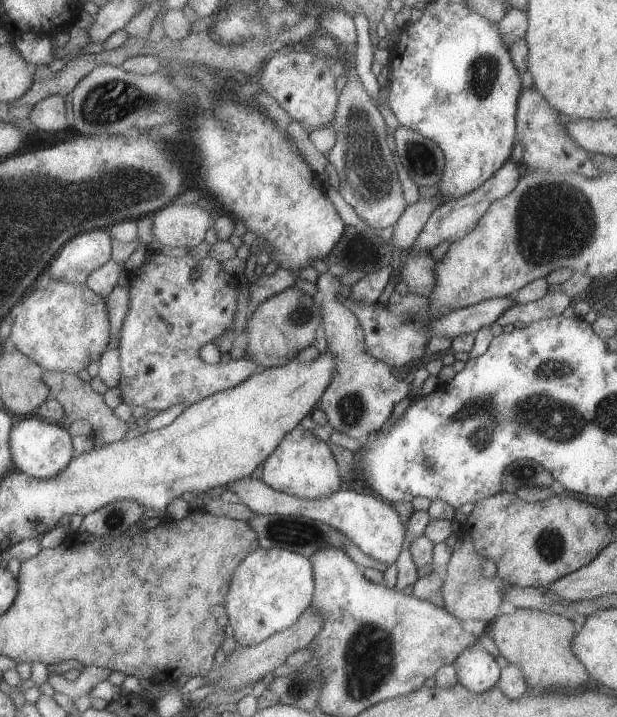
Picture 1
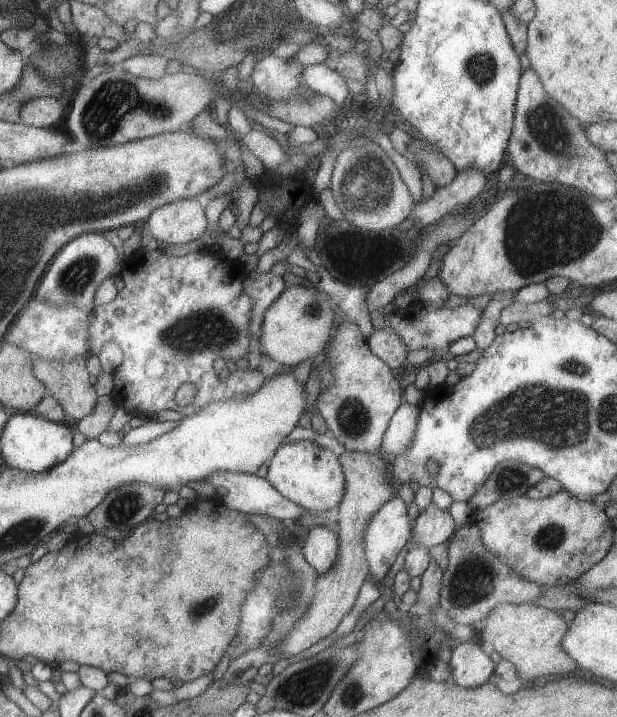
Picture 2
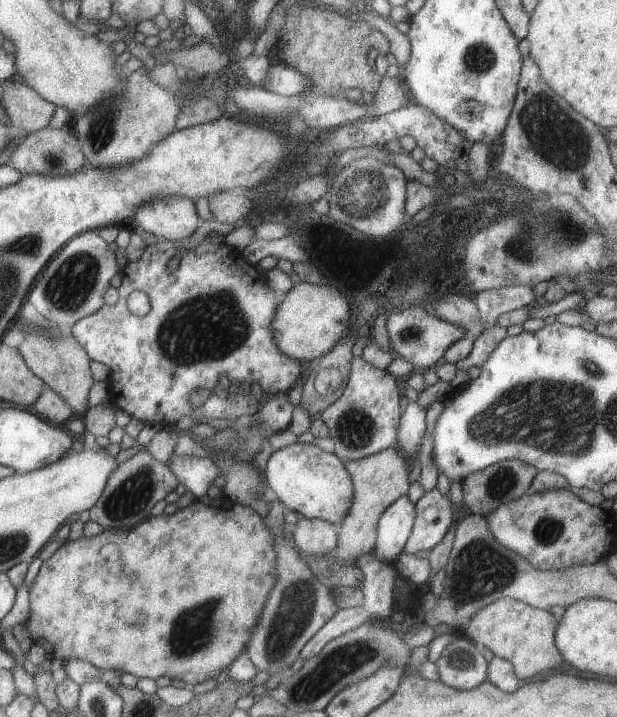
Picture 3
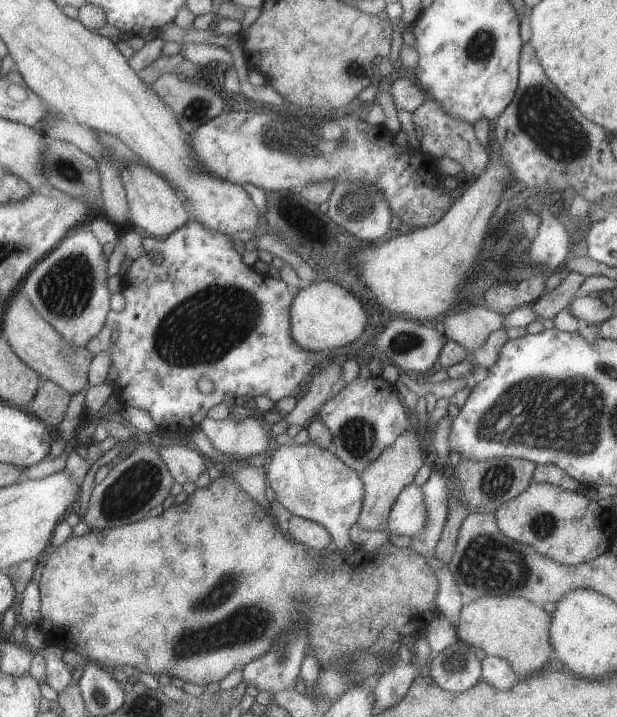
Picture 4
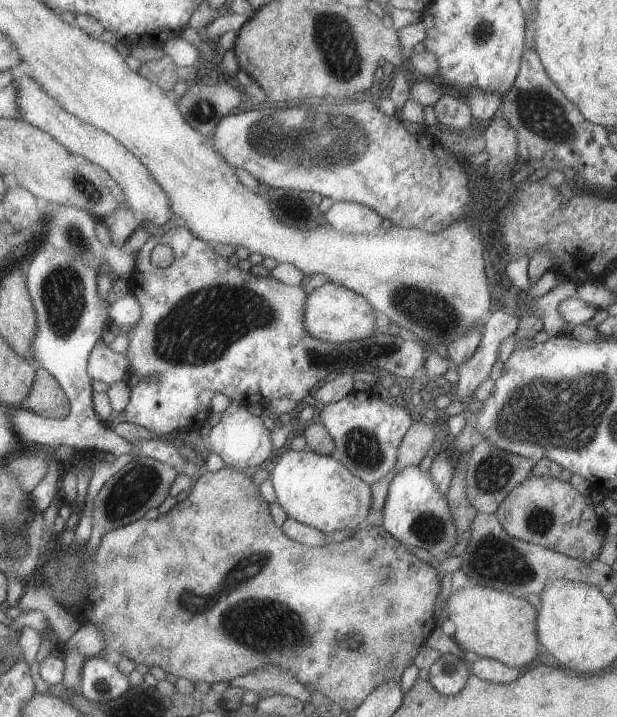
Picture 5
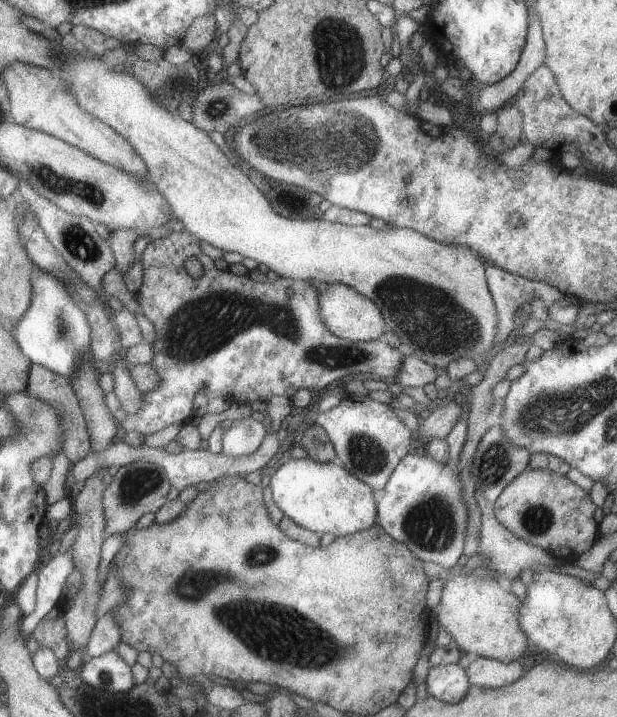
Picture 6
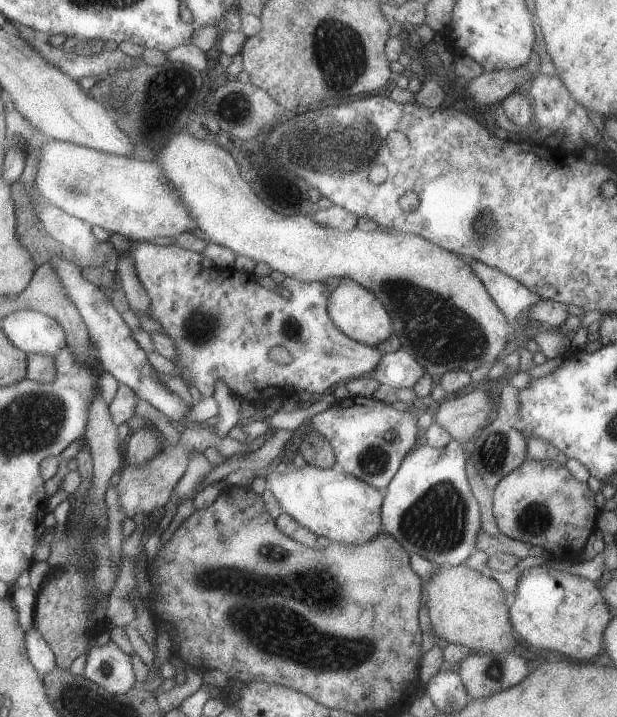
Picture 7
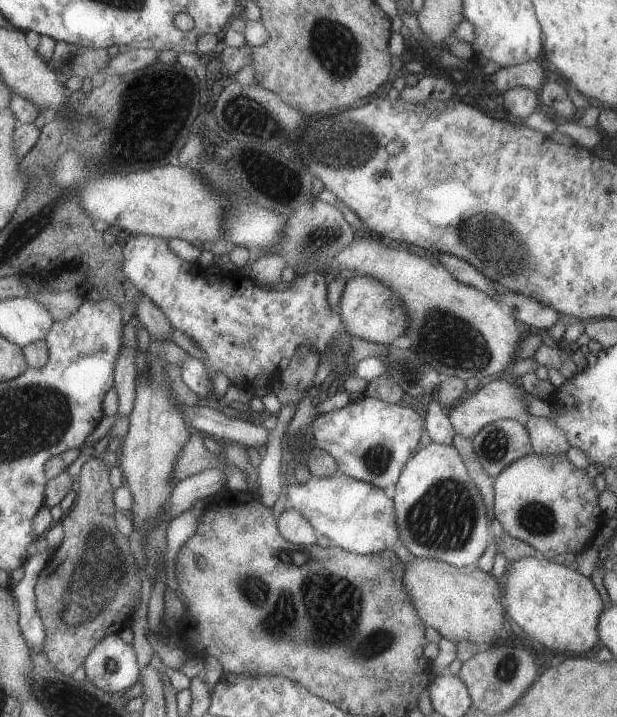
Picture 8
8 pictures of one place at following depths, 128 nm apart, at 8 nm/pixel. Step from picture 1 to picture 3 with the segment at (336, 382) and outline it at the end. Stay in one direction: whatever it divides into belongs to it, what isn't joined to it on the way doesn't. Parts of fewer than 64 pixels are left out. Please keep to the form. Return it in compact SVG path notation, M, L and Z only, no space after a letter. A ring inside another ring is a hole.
M362 356L351 360L347 384L341 396L324 408L320 416L328 428L327 439L333 444L332 452L342 463L396 447L400 419L398 381L387 370L379 370L366 363Z

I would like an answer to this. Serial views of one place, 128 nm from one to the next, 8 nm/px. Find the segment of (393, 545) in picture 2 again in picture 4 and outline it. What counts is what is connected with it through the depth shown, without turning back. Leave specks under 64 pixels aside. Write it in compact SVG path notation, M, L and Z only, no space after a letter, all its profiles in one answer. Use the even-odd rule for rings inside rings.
M411 482L395 497L388 514L387 533L416 537L425 528L426 504L419 485Z

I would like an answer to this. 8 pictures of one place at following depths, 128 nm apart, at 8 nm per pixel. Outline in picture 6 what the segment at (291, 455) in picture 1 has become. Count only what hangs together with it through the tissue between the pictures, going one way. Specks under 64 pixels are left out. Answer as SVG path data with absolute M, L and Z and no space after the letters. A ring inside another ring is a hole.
M308 457L297 460L289 458L270 477L268 487L271 489L273 502L284 517L293 520L294 524L315 533L329 533L331 536L338 538L353 534L353 532L359 532L359 530L365 530L365 528L371 528L377 523L376 505L373 501L374 492L337 462L315 462Z

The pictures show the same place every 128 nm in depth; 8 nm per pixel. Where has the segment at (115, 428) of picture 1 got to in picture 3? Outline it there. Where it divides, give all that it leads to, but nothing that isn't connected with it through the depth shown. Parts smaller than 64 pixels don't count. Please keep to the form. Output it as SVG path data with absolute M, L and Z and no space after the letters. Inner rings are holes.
M16 317L10 329L14 326L17 326L23 333L23 340L16 349L23 357L27 368L51 390L59 394L65 402L68 402L73 413L85 412L85 409L89 407L87 395L94 381L90 371L92 361L89 360L77 339L69 331L64 333L53 323L42 327L41 325L30 325Z

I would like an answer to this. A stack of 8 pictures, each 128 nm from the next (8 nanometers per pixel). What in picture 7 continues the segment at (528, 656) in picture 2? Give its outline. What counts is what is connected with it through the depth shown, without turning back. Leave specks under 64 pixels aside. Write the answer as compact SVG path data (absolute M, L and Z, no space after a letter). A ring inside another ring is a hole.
M465 564L440 565L428 580L422 580L421 590L425 595L432 632L438 638L475 653L497 654L502 650L512 650L516 634L509 622L504 590L486 572L470 569Z

